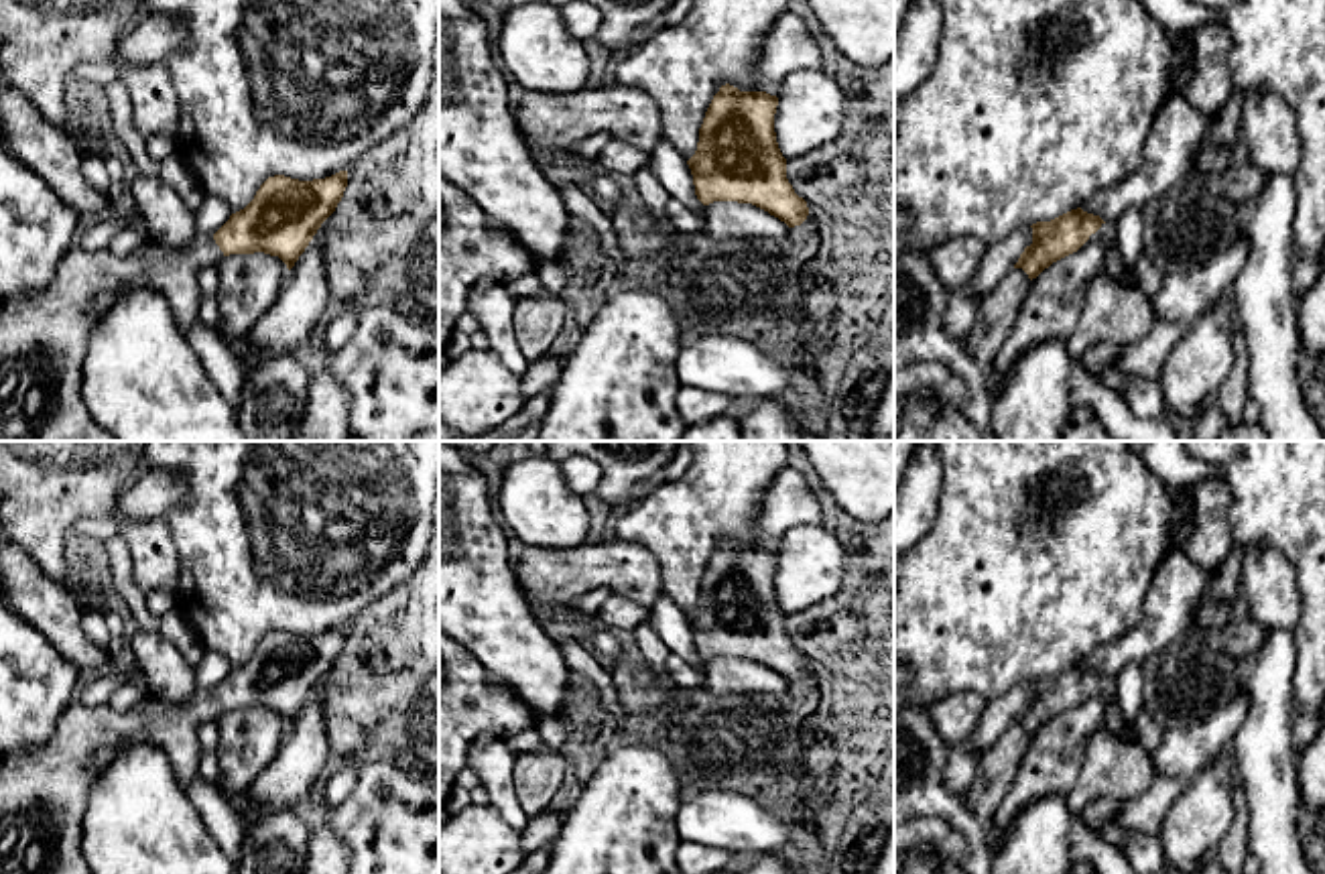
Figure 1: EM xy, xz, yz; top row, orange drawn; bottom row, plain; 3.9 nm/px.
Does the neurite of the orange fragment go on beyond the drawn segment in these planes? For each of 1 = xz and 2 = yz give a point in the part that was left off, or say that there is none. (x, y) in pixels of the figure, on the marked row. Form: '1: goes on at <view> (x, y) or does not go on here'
1: does not go on here
2: goes on at yz (1106, 230)

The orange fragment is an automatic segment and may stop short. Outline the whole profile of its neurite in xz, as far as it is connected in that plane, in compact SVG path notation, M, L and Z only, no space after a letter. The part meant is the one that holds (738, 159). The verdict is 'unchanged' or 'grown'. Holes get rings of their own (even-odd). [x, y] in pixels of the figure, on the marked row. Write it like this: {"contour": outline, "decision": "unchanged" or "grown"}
{"contour": "M725 83L713 96L695 154L687 161L695 195L713 201L752 203L784 222L801 226L809 207L786 179L774 114L778 98L766 91L740 91Z", "decision": "unchanged"}

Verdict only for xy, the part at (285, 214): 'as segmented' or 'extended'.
extended

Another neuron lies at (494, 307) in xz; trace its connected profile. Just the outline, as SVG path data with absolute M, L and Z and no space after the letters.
M494 280L486 291L471 287L467 295L467 309L480 319L490 348L514 374L524 374L530 362L514 335L514 303L516 299L500 280Z

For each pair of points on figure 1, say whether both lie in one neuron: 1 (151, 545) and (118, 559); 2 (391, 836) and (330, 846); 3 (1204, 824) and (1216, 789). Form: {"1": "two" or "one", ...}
{"1": "two", "2": "two", "3": "one"}

